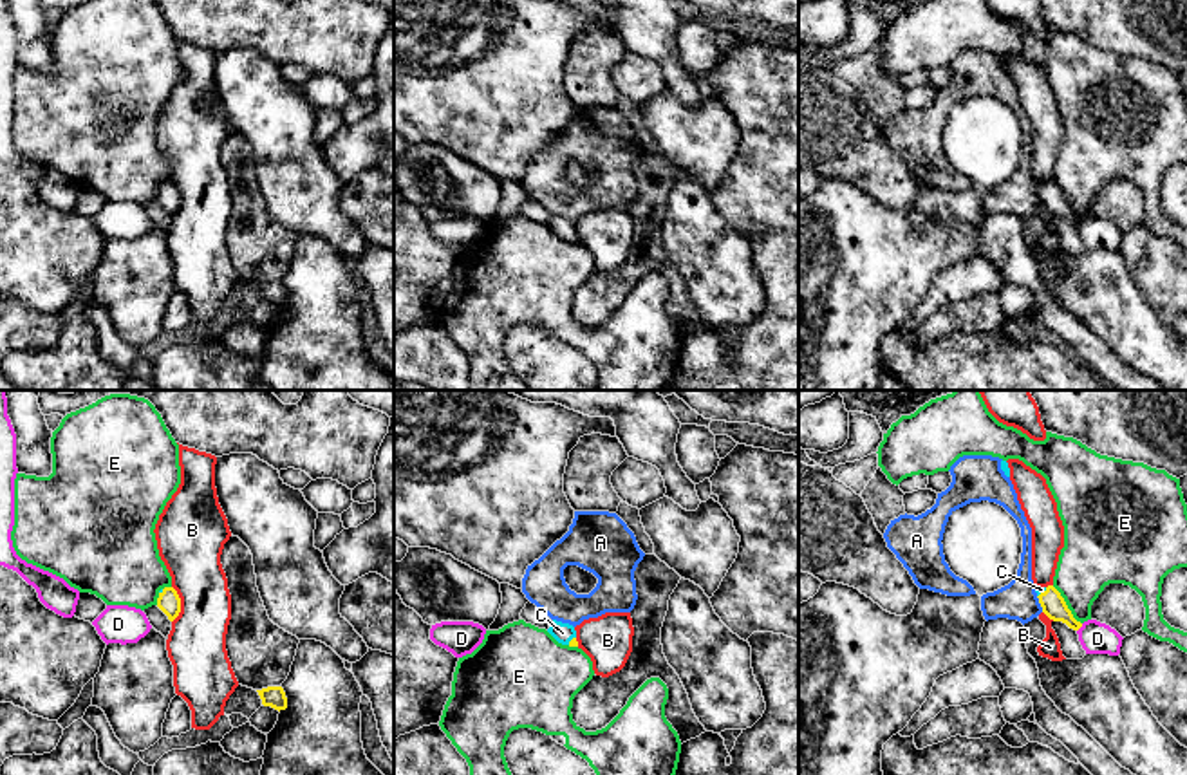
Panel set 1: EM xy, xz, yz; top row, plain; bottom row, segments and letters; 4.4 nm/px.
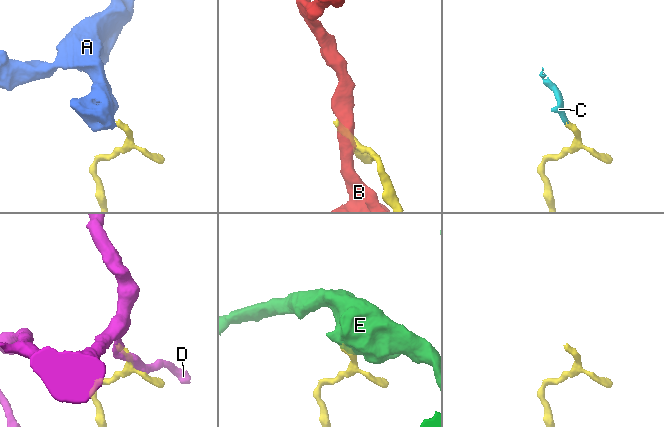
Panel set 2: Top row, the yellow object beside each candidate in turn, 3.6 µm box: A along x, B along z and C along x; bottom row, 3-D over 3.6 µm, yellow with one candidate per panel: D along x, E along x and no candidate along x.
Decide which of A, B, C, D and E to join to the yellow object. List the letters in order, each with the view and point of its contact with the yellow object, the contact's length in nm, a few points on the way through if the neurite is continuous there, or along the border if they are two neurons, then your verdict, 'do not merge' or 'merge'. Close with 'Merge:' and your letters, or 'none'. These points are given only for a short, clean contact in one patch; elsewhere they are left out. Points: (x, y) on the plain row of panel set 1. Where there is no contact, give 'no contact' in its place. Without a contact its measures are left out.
A: yz (1039, 197) | 80 nm | along yz (1036, 192), (1043, 206) | do not merge
B: xy (179, 199) | 170 nm | do not merge
C: yz (1041, 188) | 60 nm | across yz (1054, 201), (1041, 188), (1041, 185) | merge
D: yz (1081, 221) | 50 nm | do not merge
E: yz (1066, 201) | 220 nm | along yz (1052, 181), (1081, 219) | do not merge
Merge: C

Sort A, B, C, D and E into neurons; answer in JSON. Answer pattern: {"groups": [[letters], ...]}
{"groups": [["A"], ["B"], ["C"], ["D"], ["E"]]}

